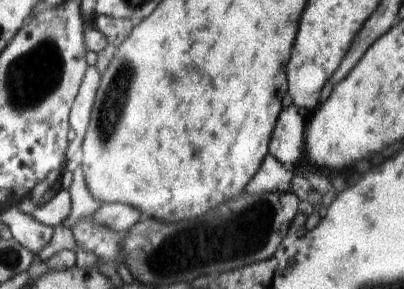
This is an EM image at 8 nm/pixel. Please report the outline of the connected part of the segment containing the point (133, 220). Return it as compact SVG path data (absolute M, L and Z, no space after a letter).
M102 203L102 206L92 214L90 220L94 220L112 232L126 232L140 220L140 210L122 203Z

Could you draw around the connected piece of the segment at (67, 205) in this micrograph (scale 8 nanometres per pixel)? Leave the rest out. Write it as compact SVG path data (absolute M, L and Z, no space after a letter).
M61 189L53 198L50 198L42 207L38 207L31 200L24 200L24 204L17 205L27 214L46 226L55 227L68 218L71 213L71 196L68 190Z

